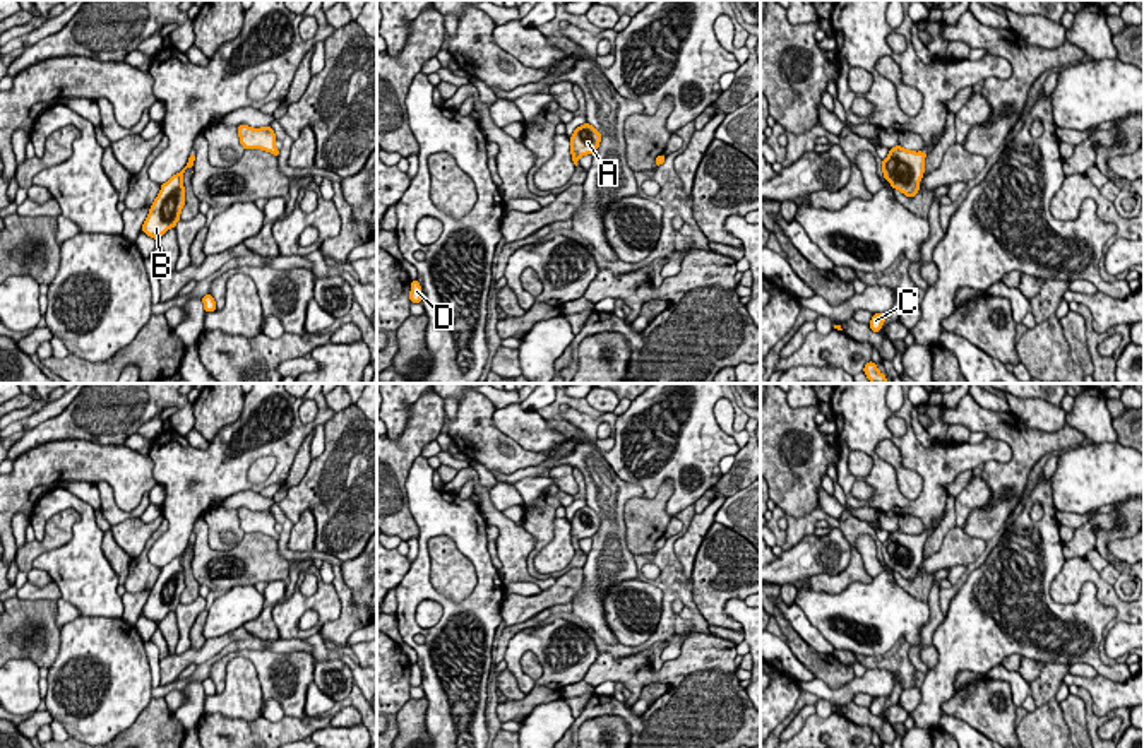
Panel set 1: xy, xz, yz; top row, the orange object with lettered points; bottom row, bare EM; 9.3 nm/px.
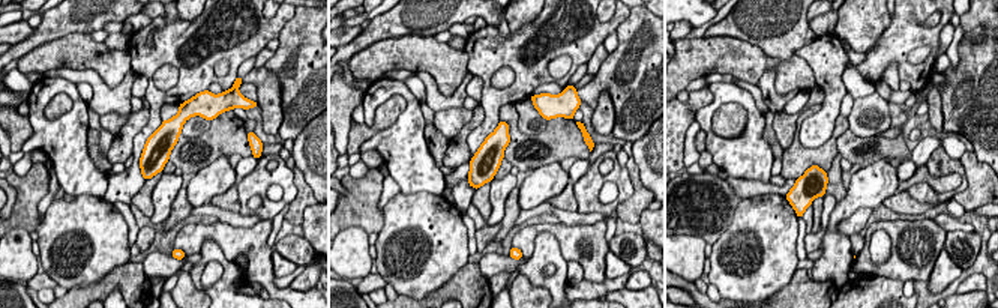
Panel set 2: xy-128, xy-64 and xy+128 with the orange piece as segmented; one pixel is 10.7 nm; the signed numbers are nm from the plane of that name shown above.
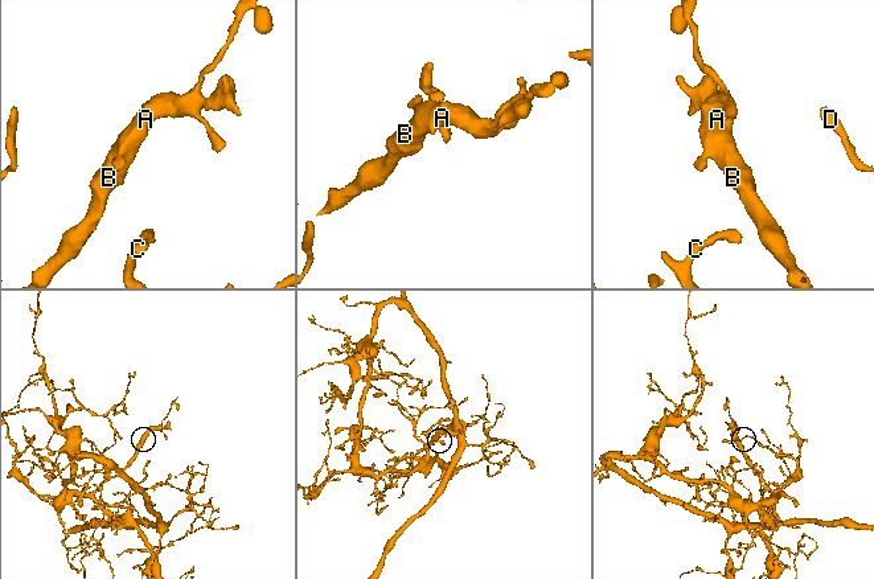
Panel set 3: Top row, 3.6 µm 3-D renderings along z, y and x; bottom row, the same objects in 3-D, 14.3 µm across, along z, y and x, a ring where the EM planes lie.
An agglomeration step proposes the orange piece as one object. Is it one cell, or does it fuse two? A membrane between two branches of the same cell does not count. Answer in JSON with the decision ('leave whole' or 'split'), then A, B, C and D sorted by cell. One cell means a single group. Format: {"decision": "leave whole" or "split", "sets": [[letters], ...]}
{"decision": "leave whole", "sets": [["A", "B", "C", "D"]]}

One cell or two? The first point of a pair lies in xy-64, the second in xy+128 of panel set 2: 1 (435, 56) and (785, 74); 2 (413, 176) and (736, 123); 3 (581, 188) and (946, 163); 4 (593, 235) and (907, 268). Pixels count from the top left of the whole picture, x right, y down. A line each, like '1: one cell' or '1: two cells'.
1: one cell
2: two cells
3: one cell
4: one cell

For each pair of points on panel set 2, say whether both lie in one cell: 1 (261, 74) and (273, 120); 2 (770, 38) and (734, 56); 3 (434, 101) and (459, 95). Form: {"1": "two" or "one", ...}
{"1": "one", "2": "two", "3": "one"}

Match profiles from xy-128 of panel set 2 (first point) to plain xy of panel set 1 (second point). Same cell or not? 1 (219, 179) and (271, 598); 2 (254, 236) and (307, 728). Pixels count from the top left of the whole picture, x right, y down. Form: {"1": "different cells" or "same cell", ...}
{"1": "different cells", "2": "different cells"}

